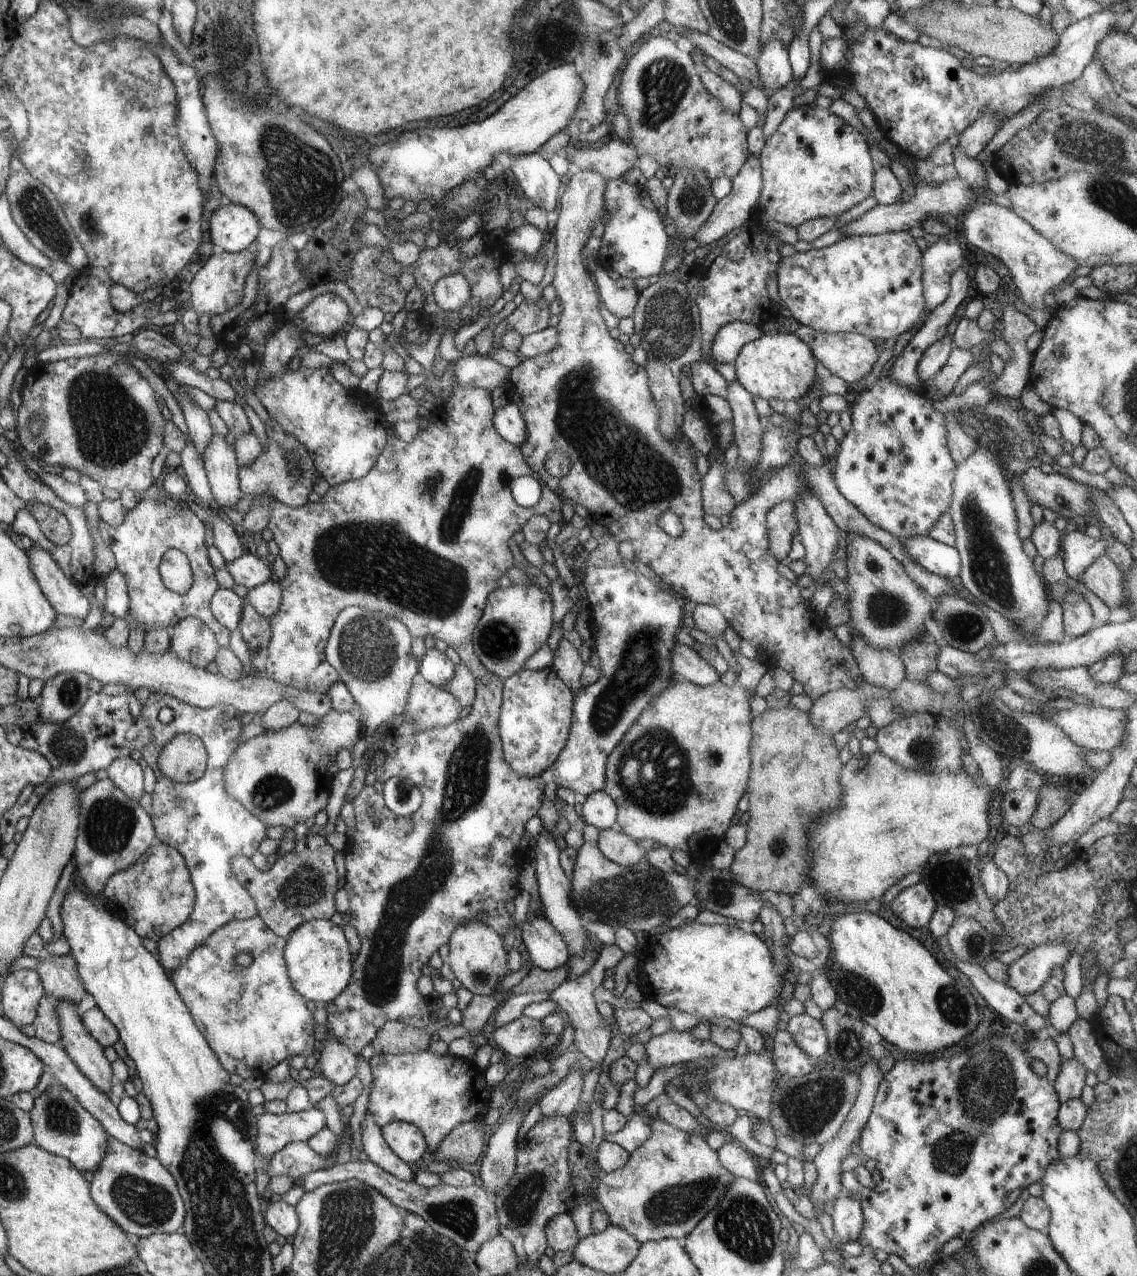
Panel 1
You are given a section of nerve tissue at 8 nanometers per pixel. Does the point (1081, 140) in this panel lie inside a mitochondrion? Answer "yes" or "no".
yes

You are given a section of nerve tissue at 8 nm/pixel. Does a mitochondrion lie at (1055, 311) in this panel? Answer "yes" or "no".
no

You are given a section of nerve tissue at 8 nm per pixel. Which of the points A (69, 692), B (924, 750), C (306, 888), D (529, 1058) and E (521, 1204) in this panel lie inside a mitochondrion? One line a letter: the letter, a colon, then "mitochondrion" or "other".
A: mitochondrion
B: mitochondrion
C: mitochondrion
D: other
E: mitochondrion

